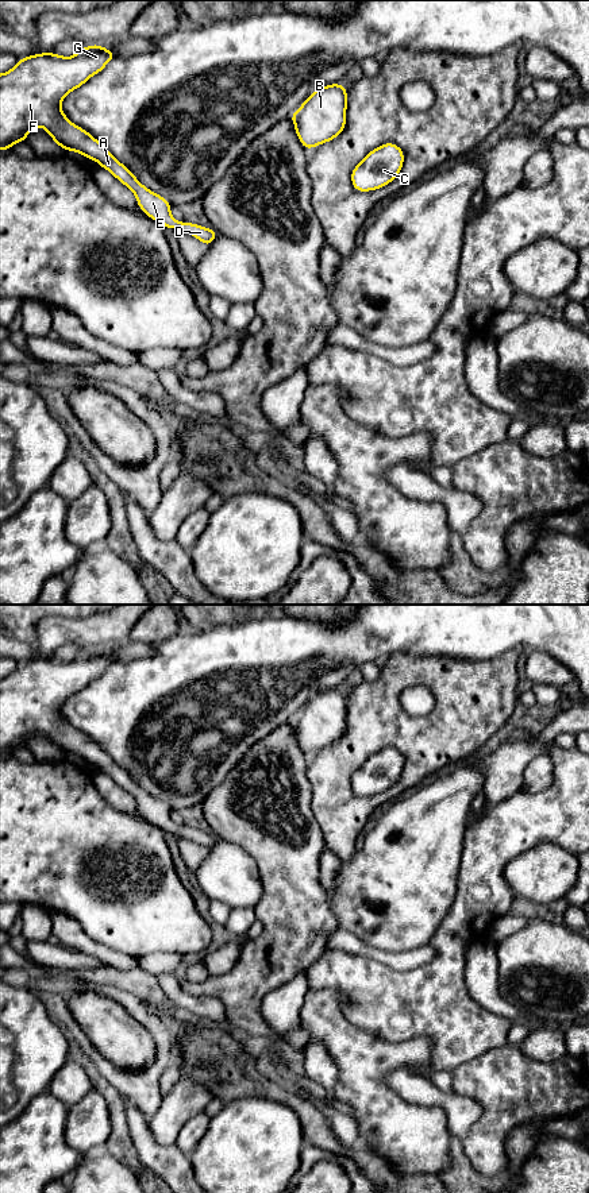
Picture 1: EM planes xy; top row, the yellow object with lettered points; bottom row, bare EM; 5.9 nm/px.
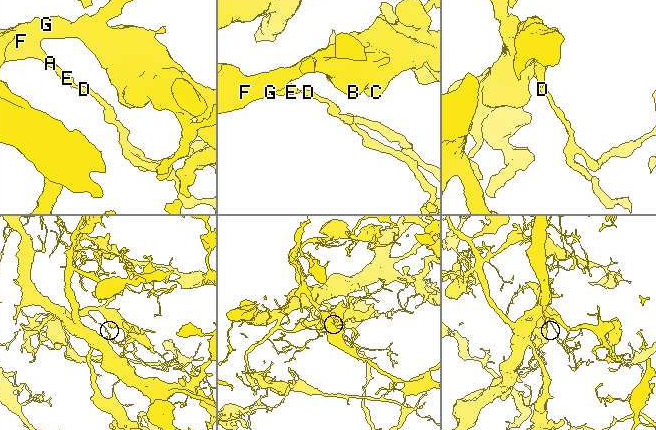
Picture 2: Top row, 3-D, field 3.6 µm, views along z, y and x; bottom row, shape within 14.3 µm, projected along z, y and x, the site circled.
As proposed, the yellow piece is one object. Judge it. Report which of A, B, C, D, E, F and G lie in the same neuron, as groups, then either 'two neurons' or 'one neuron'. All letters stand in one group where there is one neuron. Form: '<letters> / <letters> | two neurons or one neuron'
A B C D E F G | one neuron

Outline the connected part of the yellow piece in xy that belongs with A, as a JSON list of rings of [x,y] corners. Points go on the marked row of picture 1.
[[[91,45],[81,47],[72,57],[54,53],[41,53],[20,58],[8,72],[0,74],[0,151],[9,150],[15,143],[26,142],[31,130],[42,127],[53,138],[57,146],[65,151],[78,152],[97,162],[101,169],[108,170],[116,179],[126,185],[136,197],[138,206],[143,213],[162,224],[165,228],[180,229],[195,236],[209,246],[216,232],[199,224],[177,221],[172,213],[172,204],[162,196],[142,185],[138,178],[119,162],[96,138],[88,131],[72,123],[61,109],[62,100],[73,90],[84,85],[91,77],[100,73],[116,55],[107,47]]]

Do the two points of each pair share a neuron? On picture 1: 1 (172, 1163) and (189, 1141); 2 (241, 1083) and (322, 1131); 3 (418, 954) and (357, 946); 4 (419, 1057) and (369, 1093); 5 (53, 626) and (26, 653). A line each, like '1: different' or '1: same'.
1: different
2: same
3: same
4: same
5: different

